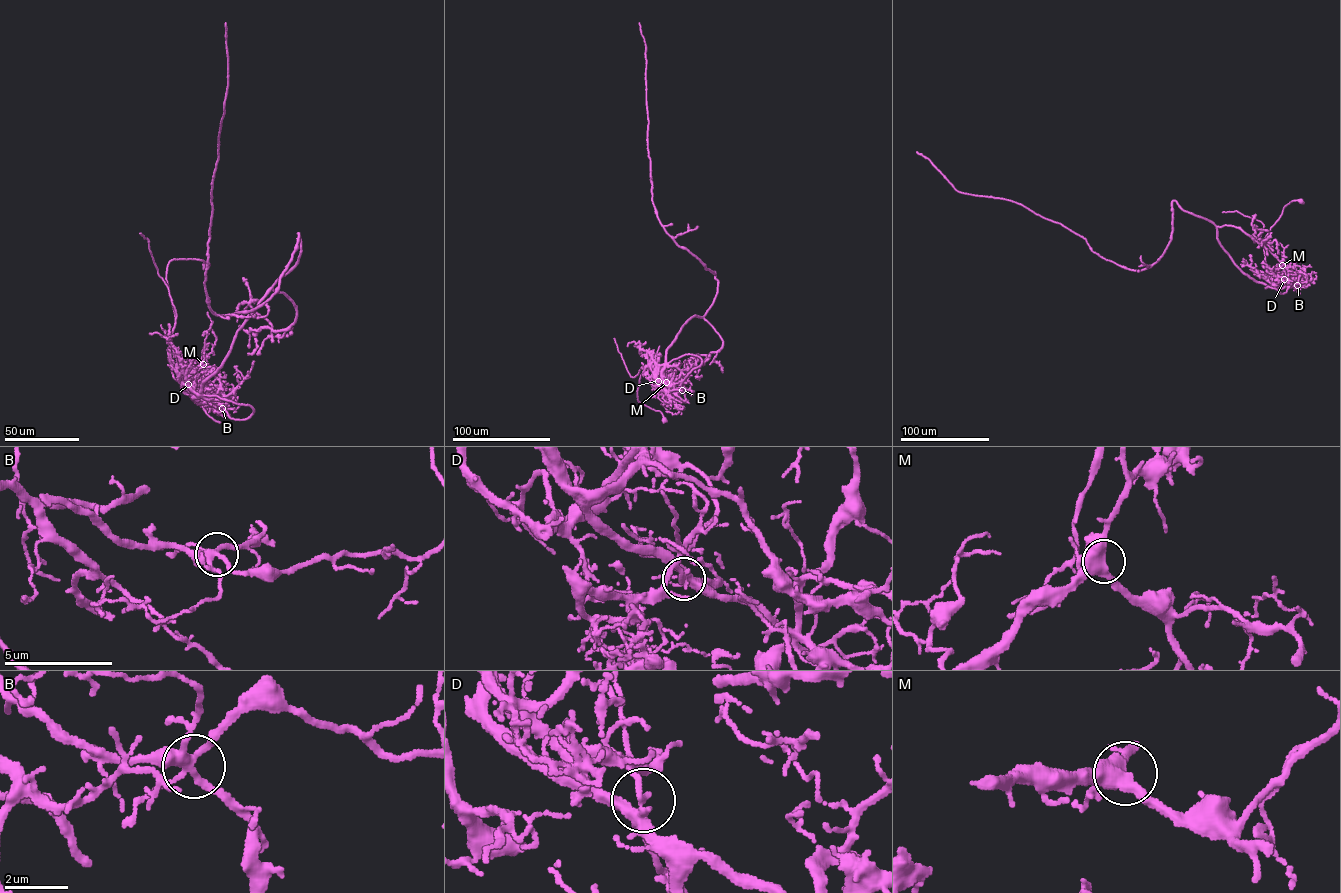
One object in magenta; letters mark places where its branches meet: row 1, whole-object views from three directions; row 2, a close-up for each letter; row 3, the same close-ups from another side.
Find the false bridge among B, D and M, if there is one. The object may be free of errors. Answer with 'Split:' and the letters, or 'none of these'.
Split: D

